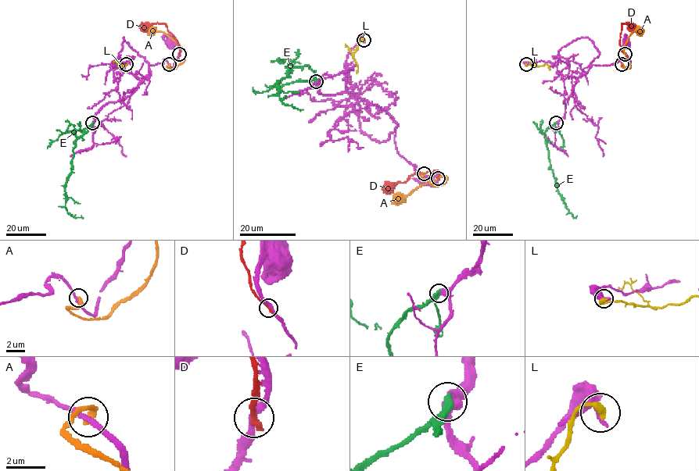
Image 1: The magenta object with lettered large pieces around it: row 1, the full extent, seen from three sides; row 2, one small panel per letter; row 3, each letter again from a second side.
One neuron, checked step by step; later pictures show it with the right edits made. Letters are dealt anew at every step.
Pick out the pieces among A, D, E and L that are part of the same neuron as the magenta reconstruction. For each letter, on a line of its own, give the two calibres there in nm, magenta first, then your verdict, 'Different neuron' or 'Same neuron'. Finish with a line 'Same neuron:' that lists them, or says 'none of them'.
A: Thickness 240 nm (magenta) against 360 nm. Different neuron
D: Thickness 320 nm (magenta) against 360 nm. Different neuron
E: Thickness 360 nm (magenta) against 460 nm. Same neuron
L: Thickness 280 nm (magenta) against 360 nm. Different neuron
Same neuron: E

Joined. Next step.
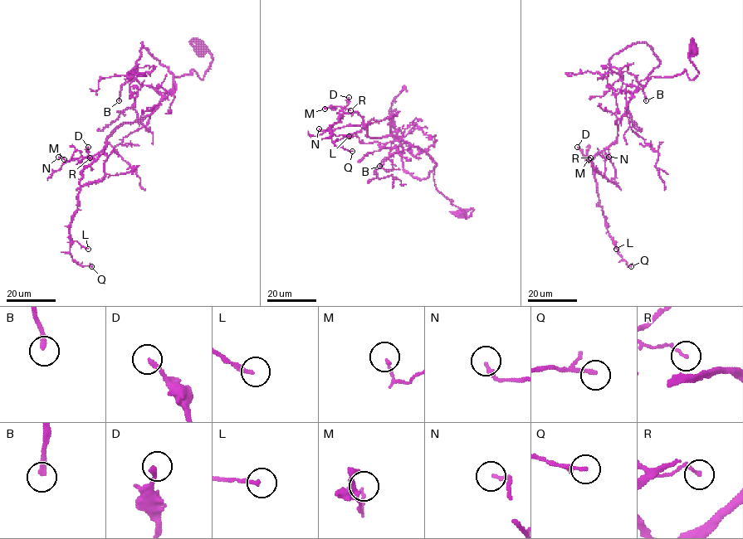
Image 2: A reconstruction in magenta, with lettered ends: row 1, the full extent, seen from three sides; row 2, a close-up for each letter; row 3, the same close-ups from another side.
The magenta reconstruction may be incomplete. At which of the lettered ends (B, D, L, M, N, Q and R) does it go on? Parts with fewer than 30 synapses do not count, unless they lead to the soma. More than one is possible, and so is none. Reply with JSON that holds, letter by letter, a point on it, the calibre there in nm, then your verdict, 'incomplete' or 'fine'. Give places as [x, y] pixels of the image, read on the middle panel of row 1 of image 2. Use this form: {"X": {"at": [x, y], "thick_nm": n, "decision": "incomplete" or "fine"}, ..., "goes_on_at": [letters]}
{"B": {"at": [379, 166], "thick_nm": 220, "decision": "incomplete"}, "D": {"at": [349, 97], "thick_nm": 200, "decision": "fine"}, "L": {"at": [349, 136], "thick_nm": 180, "decision": "fine"}, "M": {"at": [325, 109], "thick_nm": 130, "decision": "fine"}, "N": {"at": [319, 128], "thick_nm": 150, "decision": "fine"}, "Q": {"at": [352, 151], "thick_nm": 180, "decision": "fine"}, "R": {"at": [350, 110], "thick_nm": 140, "decision": "fine"}, "goes_on_at": ["B"]}

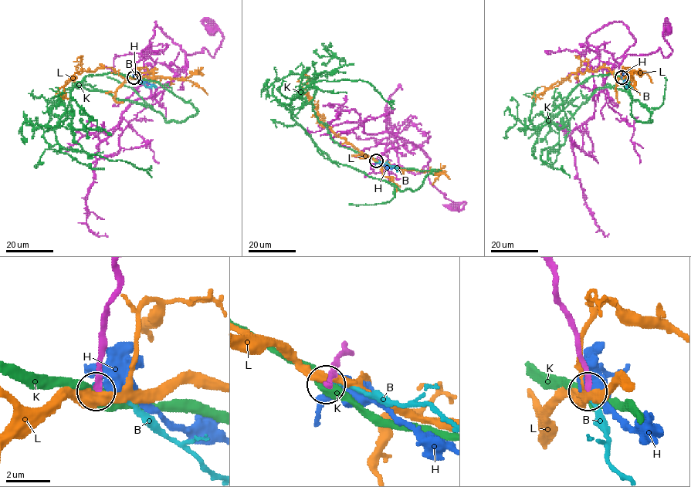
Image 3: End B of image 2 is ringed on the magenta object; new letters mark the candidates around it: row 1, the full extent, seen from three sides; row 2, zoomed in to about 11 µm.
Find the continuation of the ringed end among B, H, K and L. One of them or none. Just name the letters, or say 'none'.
none

